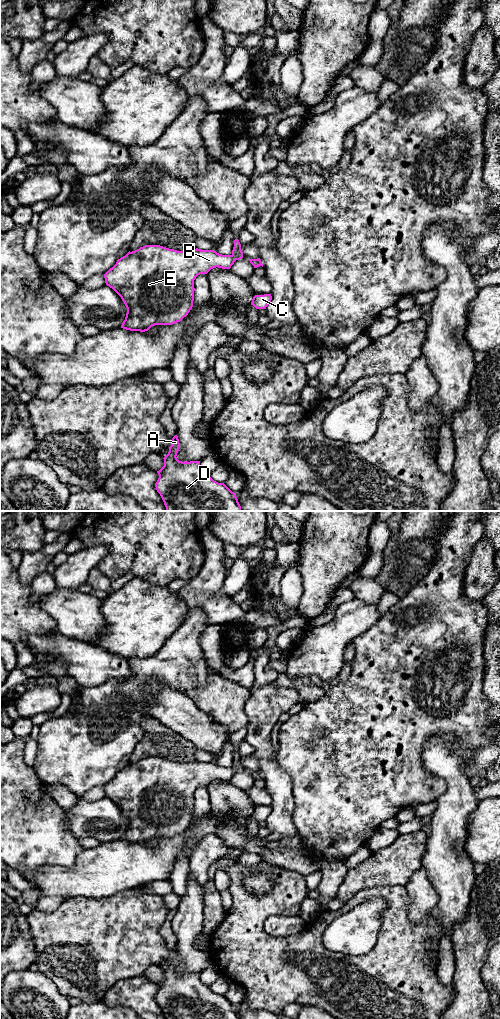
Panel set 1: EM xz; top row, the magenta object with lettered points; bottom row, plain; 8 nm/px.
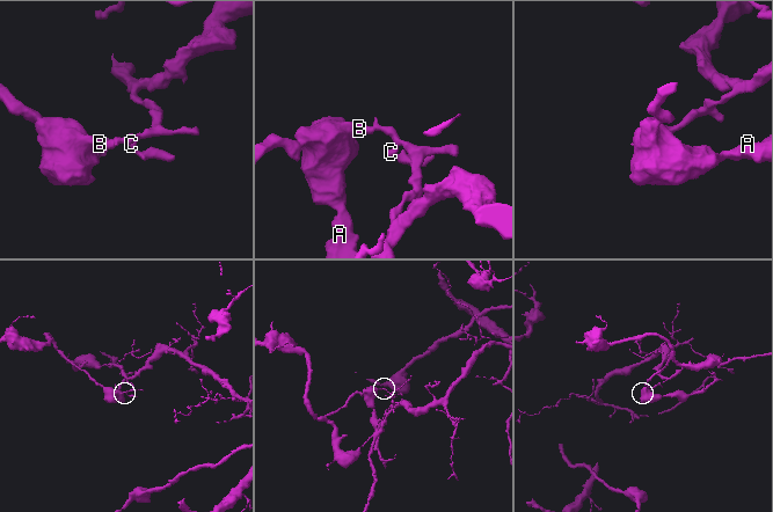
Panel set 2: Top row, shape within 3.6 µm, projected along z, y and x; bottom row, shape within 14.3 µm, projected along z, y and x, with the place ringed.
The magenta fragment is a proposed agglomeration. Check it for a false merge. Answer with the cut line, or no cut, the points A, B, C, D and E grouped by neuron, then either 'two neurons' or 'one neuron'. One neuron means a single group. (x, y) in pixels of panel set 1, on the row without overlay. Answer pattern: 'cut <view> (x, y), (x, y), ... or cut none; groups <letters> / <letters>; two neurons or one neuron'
cut xz (232, 766), (236, 771); groups A B D E / C; two neurons

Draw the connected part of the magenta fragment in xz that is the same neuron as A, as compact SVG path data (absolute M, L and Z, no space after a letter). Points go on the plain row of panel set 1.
M175 947L168 966L163 970L164 978L157 983L159 990L155 999L165 1019L241 1019L236 1005L224 995L214 993L201 981L200 973L179 973L176 969L179 961L179 951Z

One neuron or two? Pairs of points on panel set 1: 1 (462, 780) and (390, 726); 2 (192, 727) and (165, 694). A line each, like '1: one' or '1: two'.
1: two
2: one

